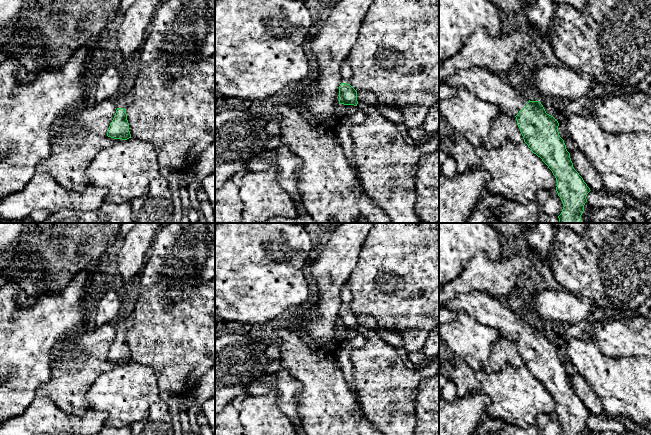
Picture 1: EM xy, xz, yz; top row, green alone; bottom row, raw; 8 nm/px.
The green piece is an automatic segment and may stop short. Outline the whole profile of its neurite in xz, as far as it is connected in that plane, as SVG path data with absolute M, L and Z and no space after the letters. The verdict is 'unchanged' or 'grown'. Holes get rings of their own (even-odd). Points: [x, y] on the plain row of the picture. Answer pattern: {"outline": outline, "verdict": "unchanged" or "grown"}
{"outline": "M345 283L341 289L341 308L339 310L339 327L357 330L357 315L350 309L352 294Z", "verdict": "grown"}

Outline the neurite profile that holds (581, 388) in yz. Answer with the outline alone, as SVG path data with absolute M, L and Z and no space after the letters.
M577 373L574 378L570 380L574 393L583 402L584 406L592 416L599 417L605 415L602 403L598 396L585 380L577 380L576 378L578 376L580 376L579 373Z

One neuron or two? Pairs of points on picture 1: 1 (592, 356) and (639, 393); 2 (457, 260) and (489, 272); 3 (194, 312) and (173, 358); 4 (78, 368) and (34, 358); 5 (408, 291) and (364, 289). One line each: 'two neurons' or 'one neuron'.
1: one neuron
2: two neurons
3: one neuron
4: two neurons
5: one neuron

